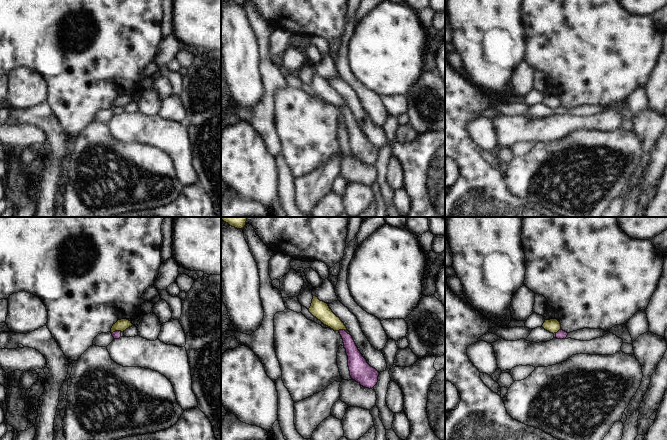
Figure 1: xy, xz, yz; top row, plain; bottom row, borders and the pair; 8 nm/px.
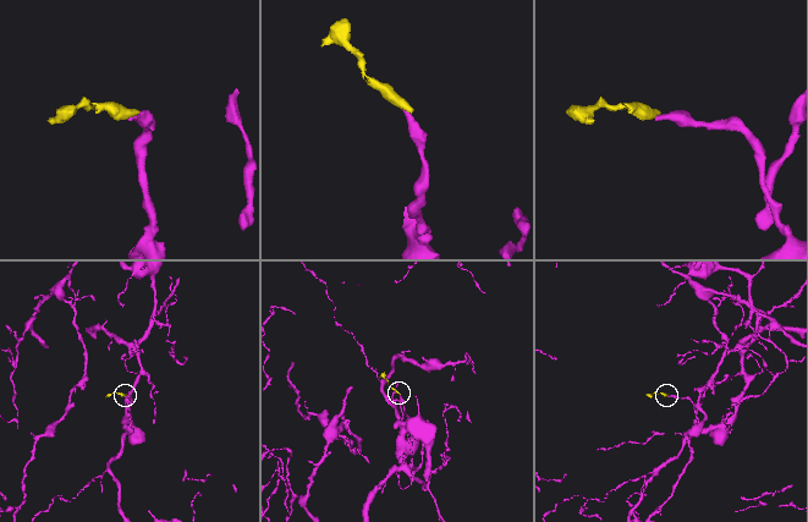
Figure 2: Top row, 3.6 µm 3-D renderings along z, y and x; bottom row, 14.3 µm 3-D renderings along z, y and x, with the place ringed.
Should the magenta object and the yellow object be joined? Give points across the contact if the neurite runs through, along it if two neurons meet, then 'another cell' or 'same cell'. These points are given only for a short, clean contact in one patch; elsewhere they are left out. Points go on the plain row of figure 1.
border along xy (121, 107), (114, 107), (112, 109); another cell

